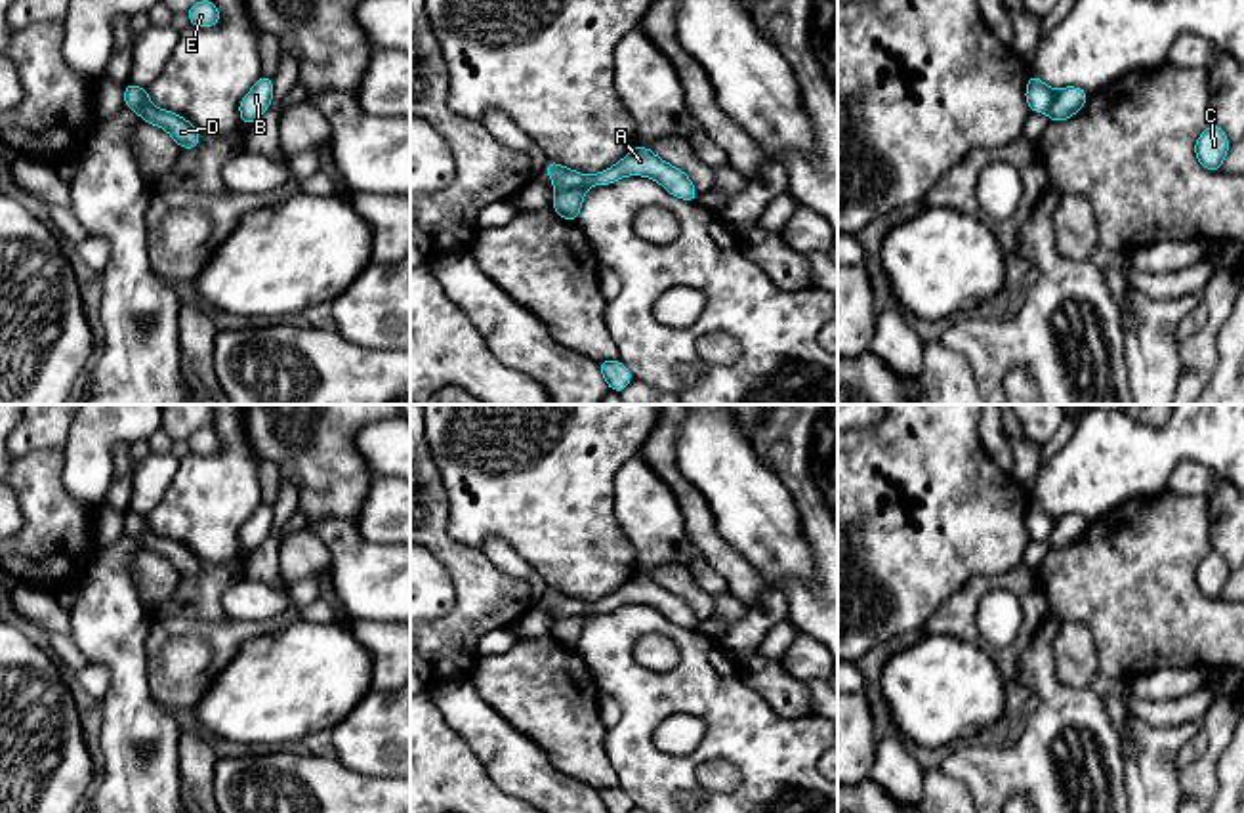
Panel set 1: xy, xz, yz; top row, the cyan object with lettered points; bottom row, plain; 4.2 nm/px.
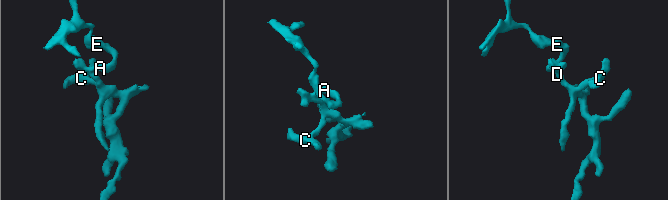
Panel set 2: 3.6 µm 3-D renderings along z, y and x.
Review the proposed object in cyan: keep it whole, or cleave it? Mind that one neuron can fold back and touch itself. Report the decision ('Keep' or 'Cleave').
Cleave

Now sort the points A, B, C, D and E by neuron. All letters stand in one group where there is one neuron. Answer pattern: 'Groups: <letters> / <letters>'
Groups: A B E / C D

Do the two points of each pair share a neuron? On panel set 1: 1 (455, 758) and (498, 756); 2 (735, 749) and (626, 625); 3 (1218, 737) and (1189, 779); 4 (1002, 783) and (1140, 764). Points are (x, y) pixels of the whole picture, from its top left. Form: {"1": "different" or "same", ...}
{"1": "different", "2": "same", "3": "same", "4": "different"}

